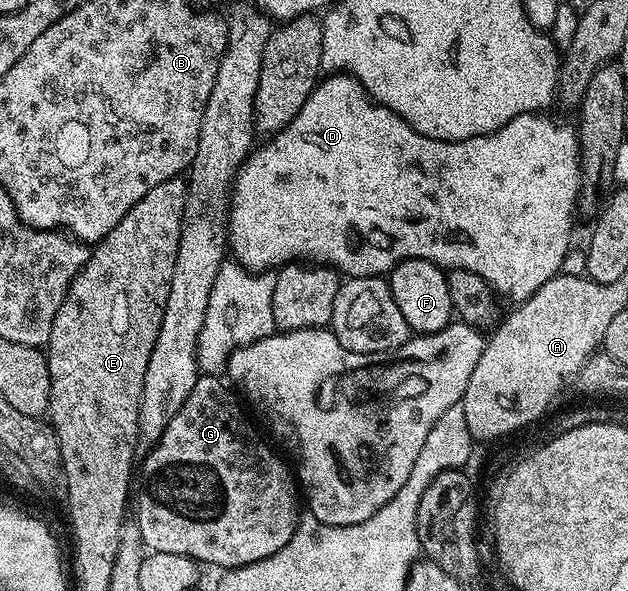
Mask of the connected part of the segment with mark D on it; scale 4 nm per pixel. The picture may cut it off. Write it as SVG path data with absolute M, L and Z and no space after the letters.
M329 73L316 83L306 104L302 104L302 112L298 112L298 116L294 116L294 120L290 120L286 128L271 135L265 141L268 142L265 146L257 145L240 165L240 171L232 183L232 200L226 219L231 257L244 269L253 272L272 272L297 260L307 260L312 264L330 266L348 278L375 278L378 272L391 271L393 265L403 258L425 258L441 268L474 272L482 276L482 280L486 280L501 299L509 298L512 304L524 303L538 288L565 269L564 257L568 254L572 221L576 218L576 201L580 198L580 186L582 187L582 151L577 127L573 123L571 126L568 122L559 122L556 118L547 118L548 116L544 112L514 116L514 120L510 120L492 134L474 136L461 142L443 142L441 138L431 138L418 132L413 126L406 124L402 116L378 102L373 102L364 91L364 85L351 74Z

